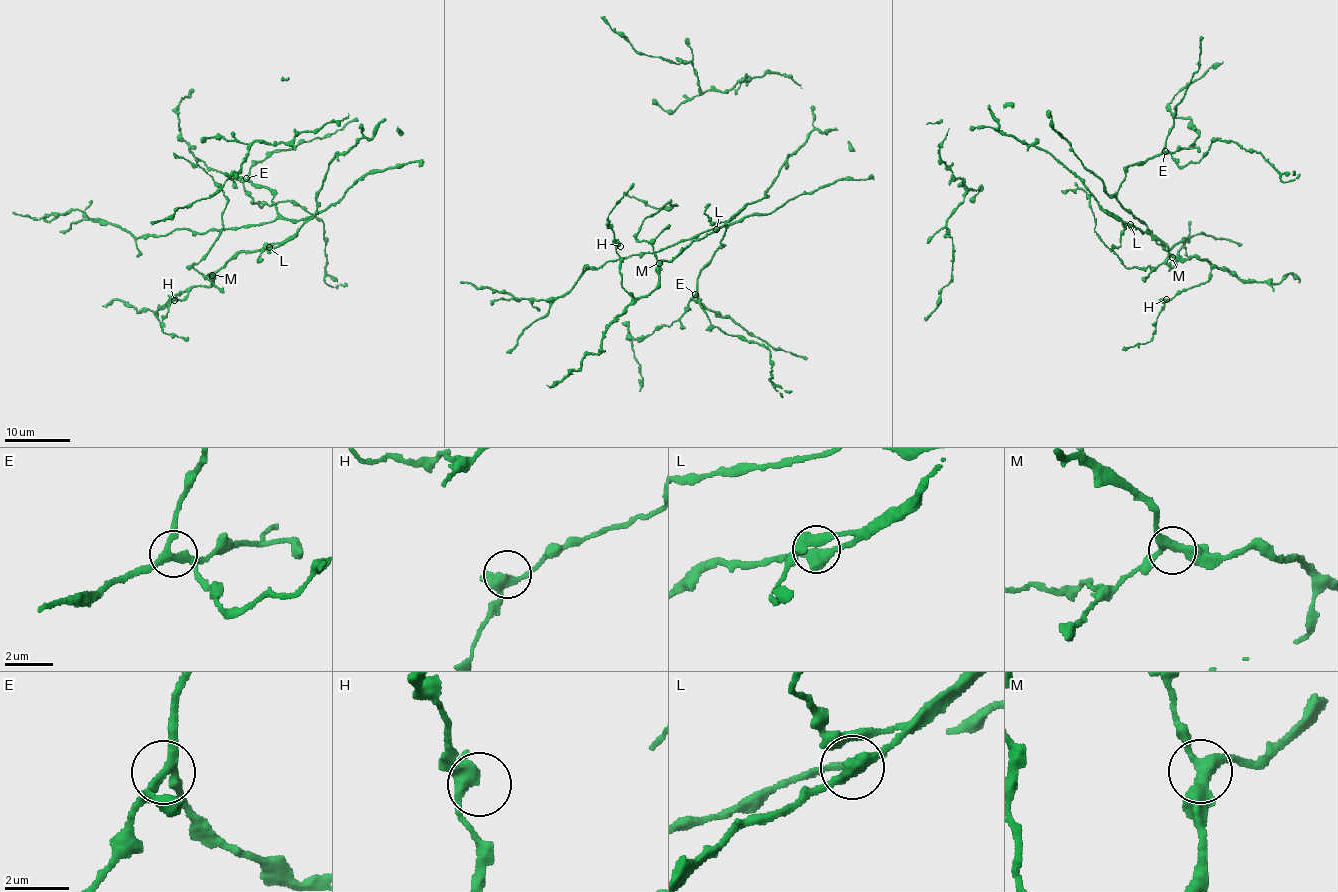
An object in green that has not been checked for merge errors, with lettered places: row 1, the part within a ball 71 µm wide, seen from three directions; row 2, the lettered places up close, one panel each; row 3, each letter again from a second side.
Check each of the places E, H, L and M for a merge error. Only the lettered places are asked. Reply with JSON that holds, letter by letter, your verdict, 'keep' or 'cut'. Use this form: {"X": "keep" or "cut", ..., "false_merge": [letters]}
{"E": "keep", "H": "keep", "L": "keep", "M": "keep", "false_merge": []}

